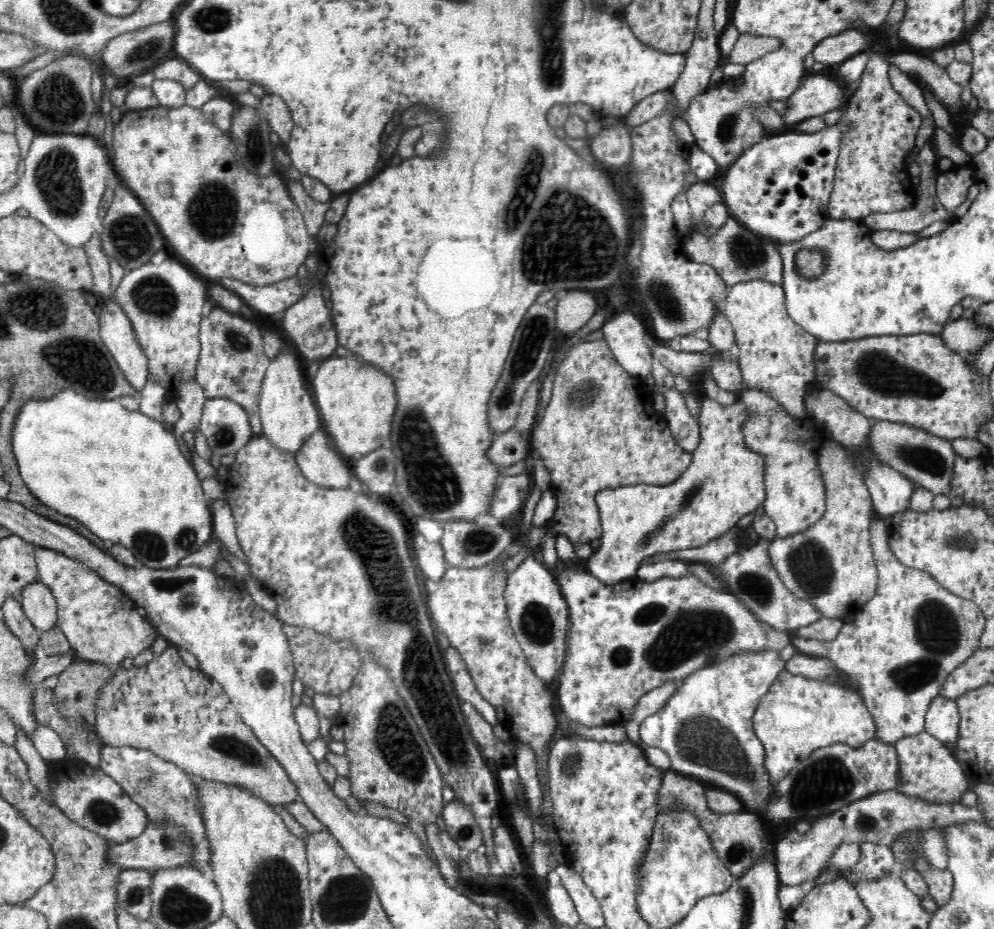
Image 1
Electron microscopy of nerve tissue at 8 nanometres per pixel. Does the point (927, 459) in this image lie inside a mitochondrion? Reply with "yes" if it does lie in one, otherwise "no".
yes

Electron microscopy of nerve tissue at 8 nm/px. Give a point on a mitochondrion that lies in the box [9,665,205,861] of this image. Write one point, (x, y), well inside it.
(101, 811)

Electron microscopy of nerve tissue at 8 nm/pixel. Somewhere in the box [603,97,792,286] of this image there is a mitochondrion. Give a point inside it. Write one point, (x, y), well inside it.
(746, 254)

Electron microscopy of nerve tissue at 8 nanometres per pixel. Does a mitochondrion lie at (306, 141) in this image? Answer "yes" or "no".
no

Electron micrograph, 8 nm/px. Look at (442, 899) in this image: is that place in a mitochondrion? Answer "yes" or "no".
no

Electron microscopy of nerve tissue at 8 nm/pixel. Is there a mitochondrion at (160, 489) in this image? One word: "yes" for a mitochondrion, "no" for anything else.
no

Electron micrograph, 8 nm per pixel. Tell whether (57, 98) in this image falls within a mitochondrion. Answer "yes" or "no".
yes

